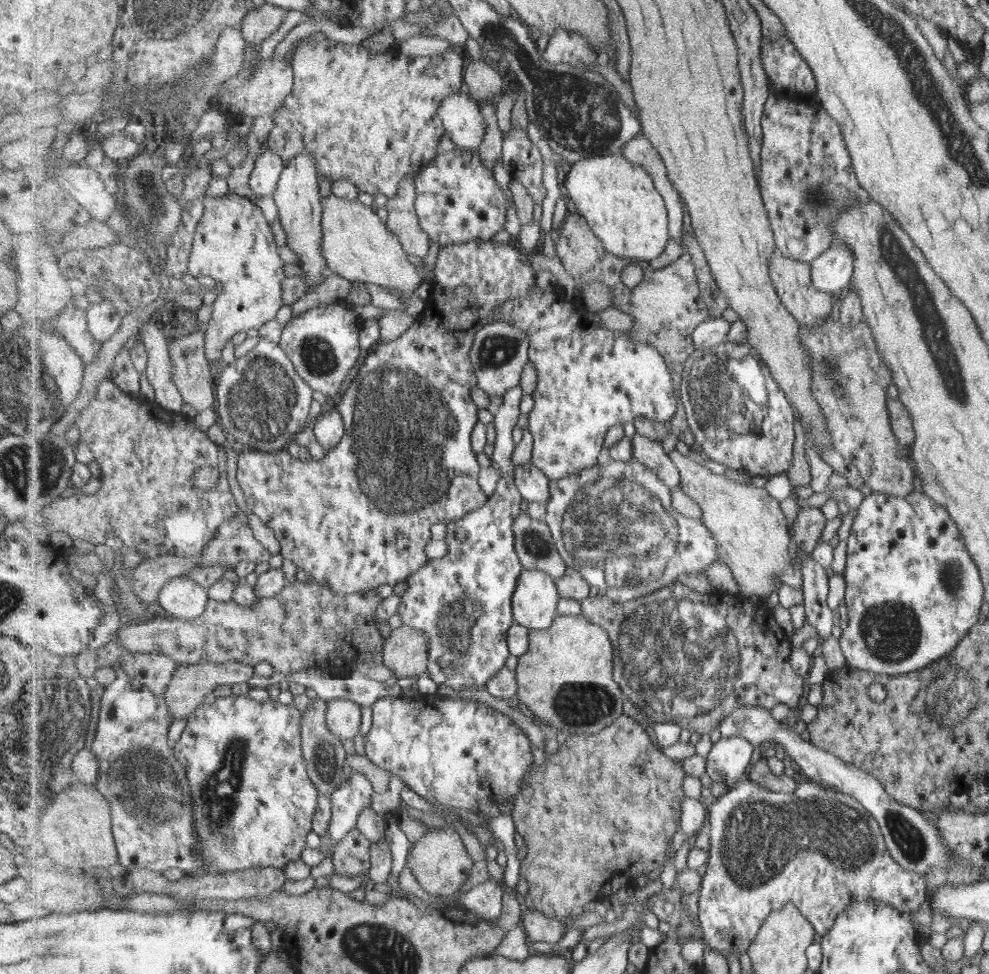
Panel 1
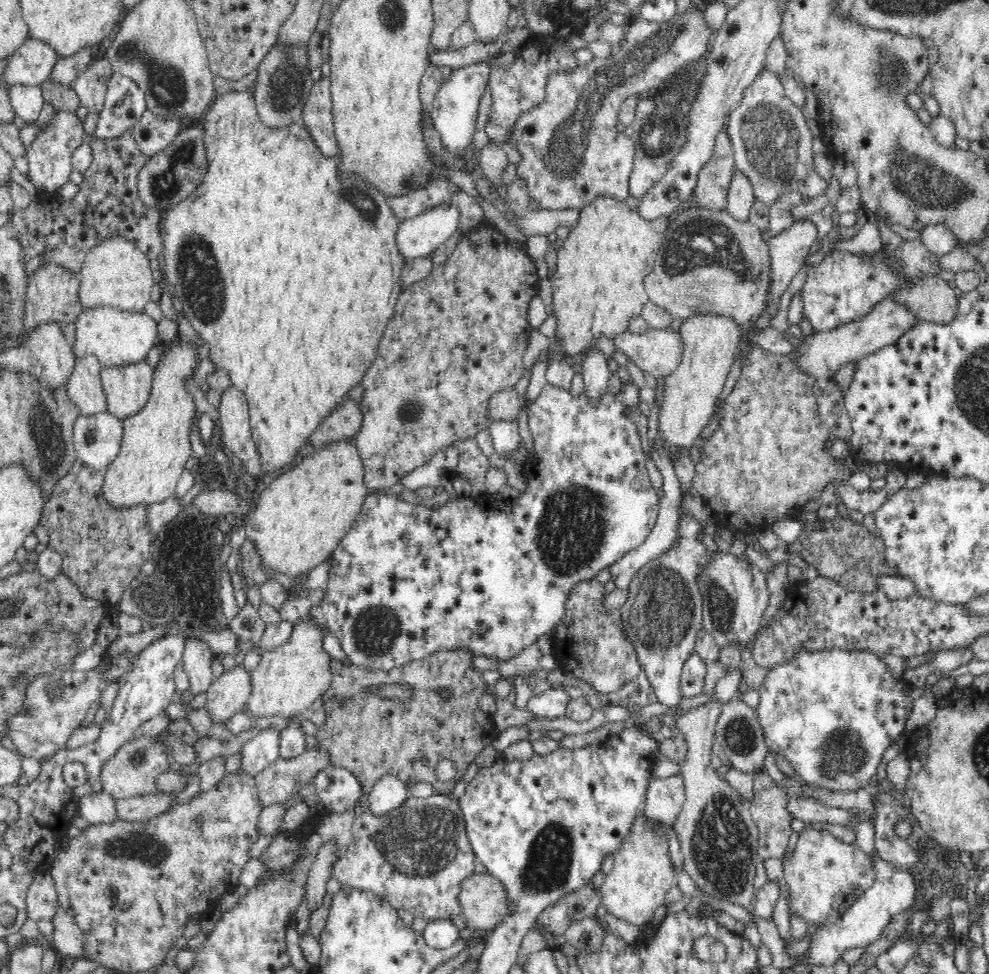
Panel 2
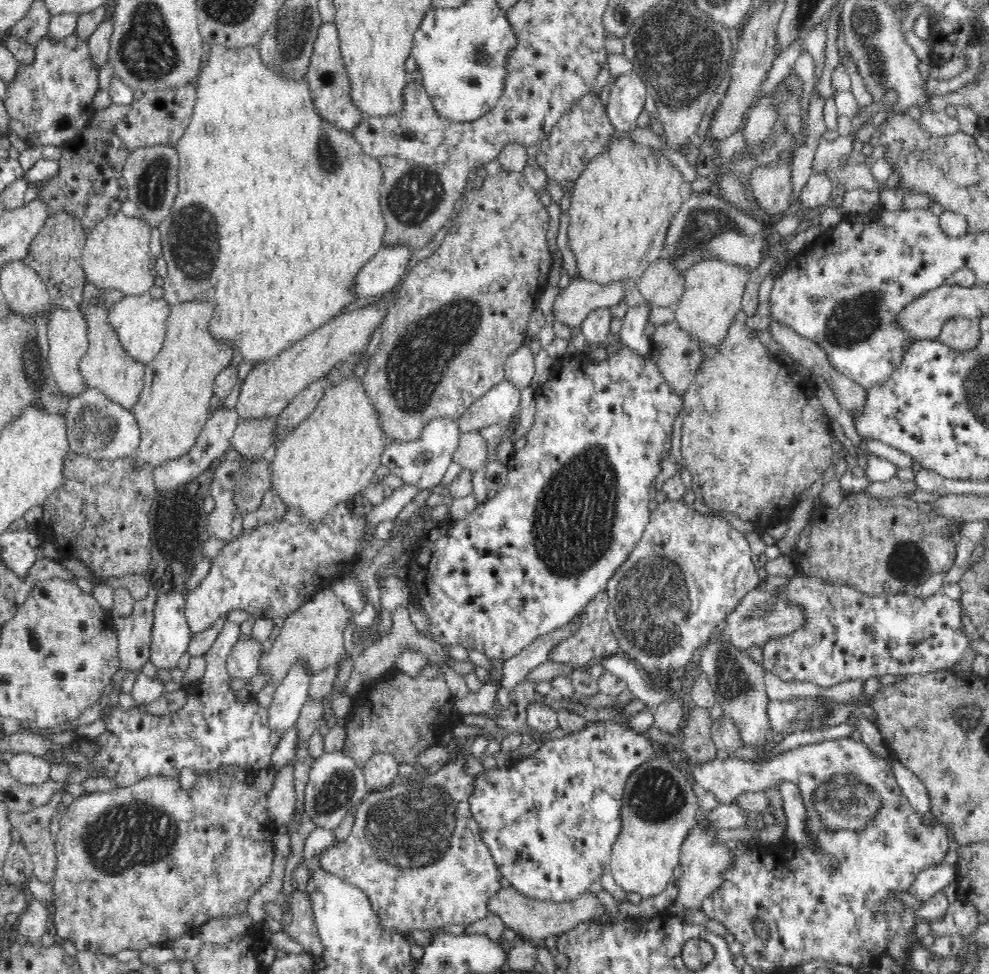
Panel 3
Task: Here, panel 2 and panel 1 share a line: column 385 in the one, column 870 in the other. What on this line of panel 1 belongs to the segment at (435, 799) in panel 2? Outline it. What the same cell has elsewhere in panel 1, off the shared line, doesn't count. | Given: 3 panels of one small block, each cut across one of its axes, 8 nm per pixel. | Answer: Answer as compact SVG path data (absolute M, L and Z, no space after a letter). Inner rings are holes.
M743 779L733 788L718 797L716 800L711 800L708 804L708 824L710 825L710 859L708 869L702 880L702 888L699 890L698 898L698 918L702 929L703 937L707 941L710 948L720 951L723 956L733 954L739 958L743 951L748 951L752 943L756 941L757 934L765 924L766 919L777 910L783 910L785 906L794 904L798 910L813 923L816 932L822 936L827 935L832 926L836 924L836 919L840 914L849 907L855 906L857 902L875 901L881 902L886 906L891 906L901 914L907 915L910 912L915 912L917 907L925 900L925 880L924 876L917 874L915 871L904 870L899 867L896 861L891 857L891 852L884 842L884 836L880 832L880 826L873 818L873 815L852 795L847 795L837 789L821 786L821 784L812 781L805 781L797 786L797 790L791 793L778 793L765 789L759 783Z

